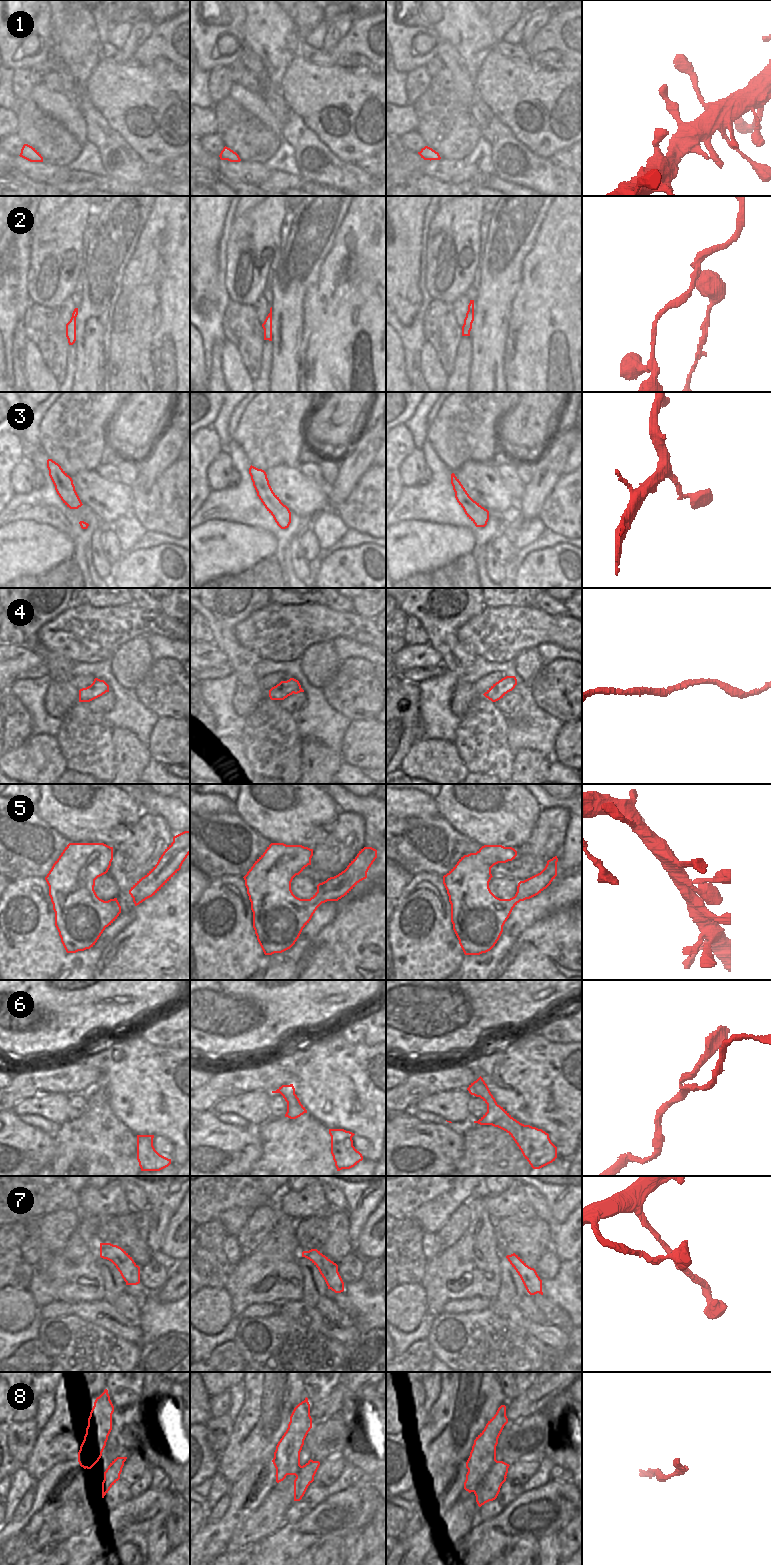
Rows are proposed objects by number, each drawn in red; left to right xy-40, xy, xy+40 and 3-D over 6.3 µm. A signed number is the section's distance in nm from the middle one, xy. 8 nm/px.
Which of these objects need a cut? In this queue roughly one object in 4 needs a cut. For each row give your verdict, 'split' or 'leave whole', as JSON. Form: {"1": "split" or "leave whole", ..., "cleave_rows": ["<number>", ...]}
{"1": "leave whole", "2": "leave whole", "3": "leave whole", "4": "leave whole", "5": "leave whole", "6": "leave whole", "7": "leave whole", "8": "split", "cleave_rows": ["8"]}

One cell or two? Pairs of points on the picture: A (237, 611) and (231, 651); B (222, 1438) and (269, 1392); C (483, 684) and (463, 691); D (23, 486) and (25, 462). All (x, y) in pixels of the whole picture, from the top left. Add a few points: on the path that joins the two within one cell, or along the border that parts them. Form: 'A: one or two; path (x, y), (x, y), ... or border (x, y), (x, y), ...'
A: one; path (229, 621), (229, 641)
B: two; border (234, 1419), (234, 1429), (230, 1441), (224, 1449)
C: two; border (472, 684), (477, 695)
D: one; path (23, 480), (25, 468)

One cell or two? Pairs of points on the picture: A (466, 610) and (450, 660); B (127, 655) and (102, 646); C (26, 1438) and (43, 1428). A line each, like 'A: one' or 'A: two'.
A: one
B: two
C: two

